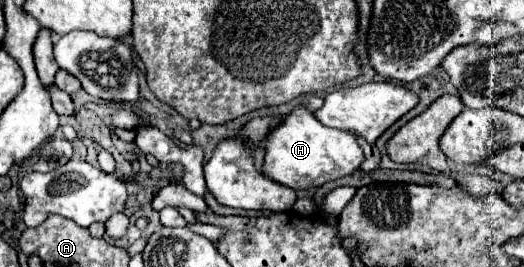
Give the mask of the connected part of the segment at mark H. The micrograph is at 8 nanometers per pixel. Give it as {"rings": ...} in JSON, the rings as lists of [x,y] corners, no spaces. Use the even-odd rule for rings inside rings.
{"rings":[[[296,106],[286,120],[268,134],[262,176],[272,178],[278,184],[286,184],[294,190],[318,188],[324,182],[338,180],[360,168],[364,154],[354,138],[346,130],[336,130],[320,124],[314,114],[304,106]]]}

